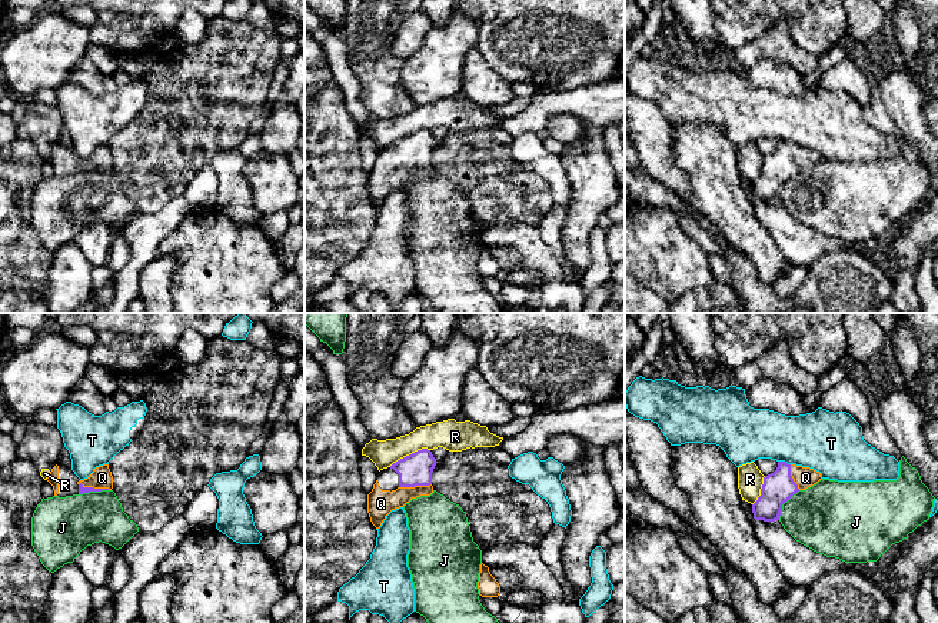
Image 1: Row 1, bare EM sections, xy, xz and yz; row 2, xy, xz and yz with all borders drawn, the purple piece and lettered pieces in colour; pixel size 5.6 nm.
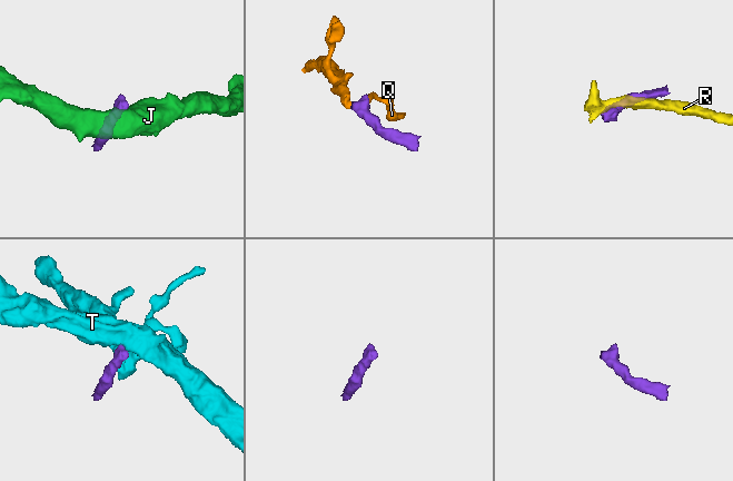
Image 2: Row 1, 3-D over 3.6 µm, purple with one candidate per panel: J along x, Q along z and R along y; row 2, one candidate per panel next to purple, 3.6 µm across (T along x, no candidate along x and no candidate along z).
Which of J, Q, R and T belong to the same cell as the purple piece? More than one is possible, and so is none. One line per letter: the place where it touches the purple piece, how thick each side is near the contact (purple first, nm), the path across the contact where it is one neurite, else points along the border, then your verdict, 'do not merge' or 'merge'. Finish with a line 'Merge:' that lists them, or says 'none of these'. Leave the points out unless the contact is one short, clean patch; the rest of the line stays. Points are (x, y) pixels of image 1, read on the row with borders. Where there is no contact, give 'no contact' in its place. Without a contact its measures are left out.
J: meets purple in yz at (784, 502); 180 nm thick on the purple side, 380 nm on the other; border along yz (800, 490), (782, 505), (778, 519); do not merge
Q: meets purple in xz at (415, 485); 180 nm thick on the purple side, 150 nm on the other; runs through xz (416, 469), (415, 485), (399, 497), (381, 503); merge
R: meets purple in xz at (409, 455); 180 nm thick on the purple side, 160 nm on the other; border along xz (429, 449), (418, 449), (389, 466); do not merge
T: meets purple in yz at (784, 462); 180 nm thick on the purple side, 340 nm on the other; border along yz (778, 460), (791, 465); do not merge
Merge: Q

